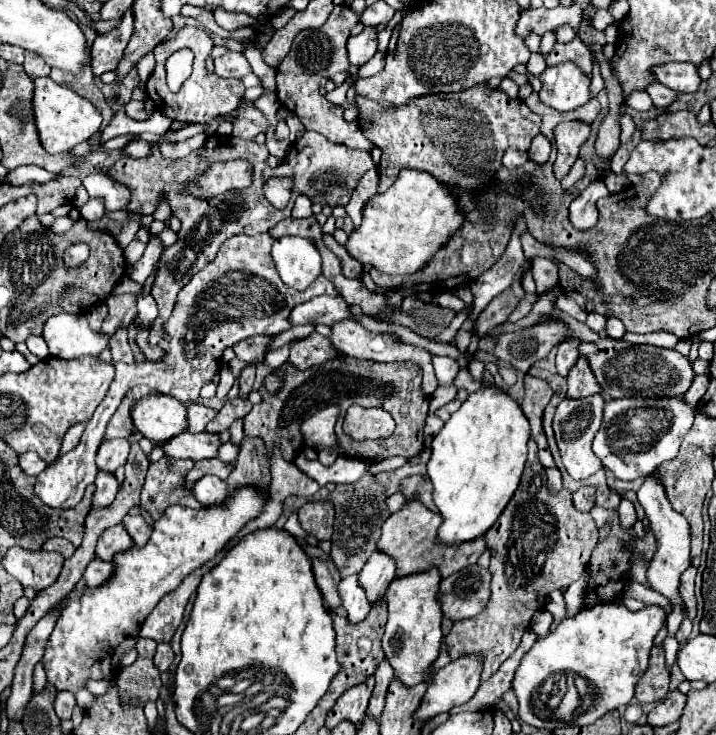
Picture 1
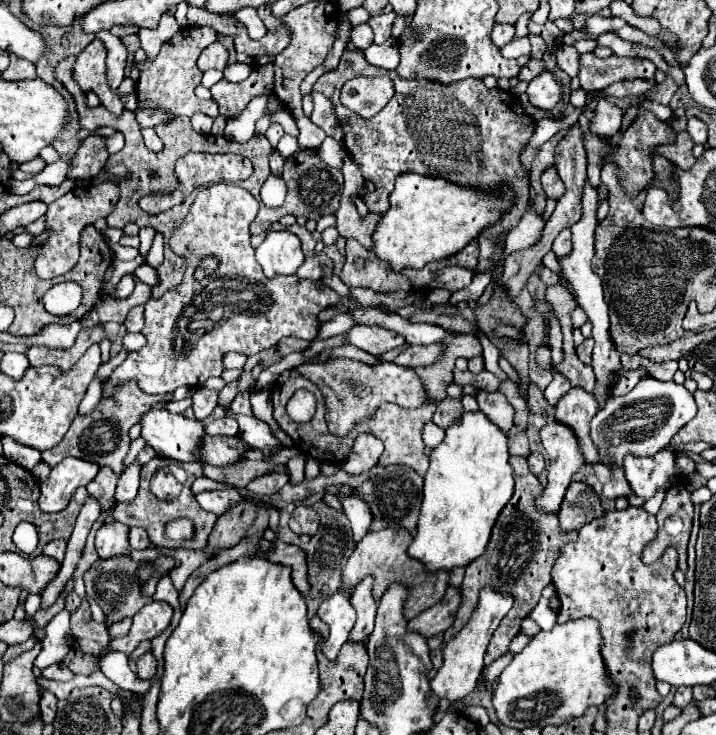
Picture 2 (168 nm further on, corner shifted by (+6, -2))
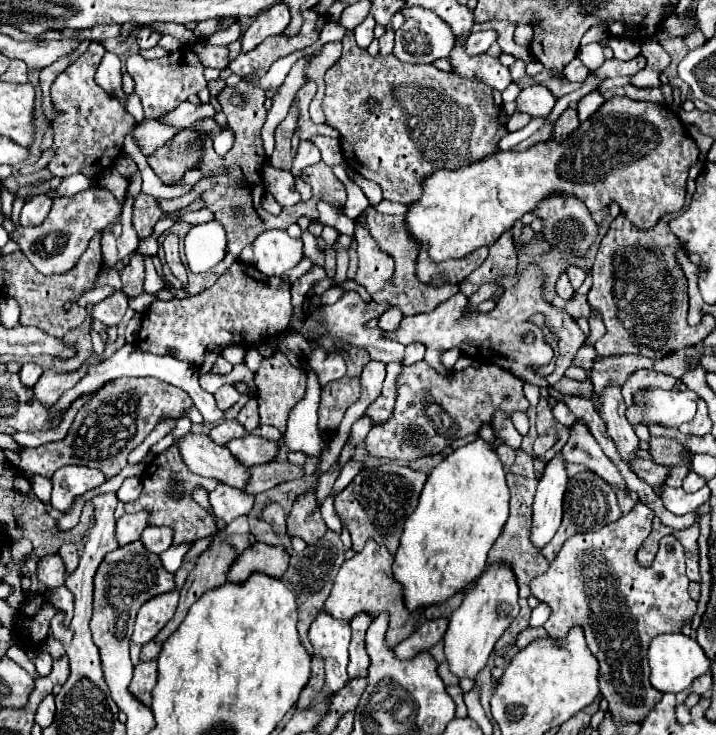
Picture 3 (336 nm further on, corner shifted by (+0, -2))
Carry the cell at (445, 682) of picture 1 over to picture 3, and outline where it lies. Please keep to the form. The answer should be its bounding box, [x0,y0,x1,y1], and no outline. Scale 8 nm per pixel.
[443,562,519,680]

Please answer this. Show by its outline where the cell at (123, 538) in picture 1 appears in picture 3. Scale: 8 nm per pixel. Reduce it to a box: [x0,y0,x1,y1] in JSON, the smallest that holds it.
[117,510,149,546]

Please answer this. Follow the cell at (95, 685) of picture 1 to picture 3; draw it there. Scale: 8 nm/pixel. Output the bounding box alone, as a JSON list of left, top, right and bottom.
[33,651,52,676]

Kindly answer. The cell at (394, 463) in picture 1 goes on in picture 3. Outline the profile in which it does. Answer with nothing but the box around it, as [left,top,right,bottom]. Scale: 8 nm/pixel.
[287,494,327,544]

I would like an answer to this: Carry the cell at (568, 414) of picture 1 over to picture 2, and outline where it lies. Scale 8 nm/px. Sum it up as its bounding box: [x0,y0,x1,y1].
[539,420,587,512]

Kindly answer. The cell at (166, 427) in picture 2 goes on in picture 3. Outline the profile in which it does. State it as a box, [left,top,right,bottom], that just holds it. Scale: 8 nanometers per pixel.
[175,434,251,490]

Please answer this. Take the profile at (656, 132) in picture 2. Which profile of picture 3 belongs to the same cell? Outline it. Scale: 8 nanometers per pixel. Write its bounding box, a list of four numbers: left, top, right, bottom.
[405,96,699,262]

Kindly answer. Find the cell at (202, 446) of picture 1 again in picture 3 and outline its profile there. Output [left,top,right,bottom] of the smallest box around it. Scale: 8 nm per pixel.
[227,434,281,466]

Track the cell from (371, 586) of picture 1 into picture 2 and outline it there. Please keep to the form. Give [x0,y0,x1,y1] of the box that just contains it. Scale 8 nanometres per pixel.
[349,576,377,642]

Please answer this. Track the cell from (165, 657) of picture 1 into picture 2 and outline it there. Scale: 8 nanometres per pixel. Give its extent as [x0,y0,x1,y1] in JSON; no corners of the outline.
[137,652,157,680]

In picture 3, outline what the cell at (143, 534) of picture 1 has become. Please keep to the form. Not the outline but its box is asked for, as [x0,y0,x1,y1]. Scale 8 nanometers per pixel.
[141,526,173,554]

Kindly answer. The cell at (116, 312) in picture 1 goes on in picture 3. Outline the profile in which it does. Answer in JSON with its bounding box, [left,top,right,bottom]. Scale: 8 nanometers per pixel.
[33,366,87,406]

